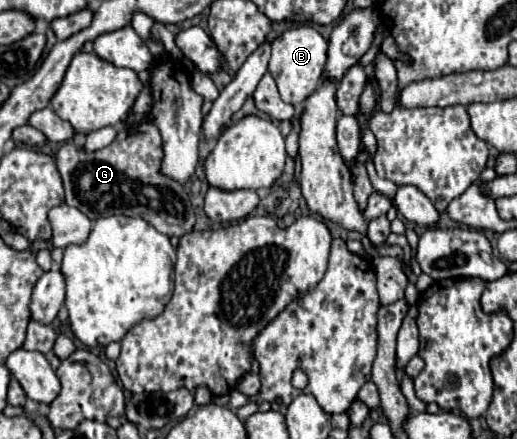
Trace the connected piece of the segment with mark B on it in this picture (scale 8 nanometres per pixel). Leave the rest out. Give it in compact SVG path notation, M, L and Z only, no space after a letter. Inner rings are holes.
M309 25L293 27L283 31L271 45L271 59L269 59L269 73L273 75L281 99L291 105L301 105L317 87L325 69L327 61L327 47L329 43Z

